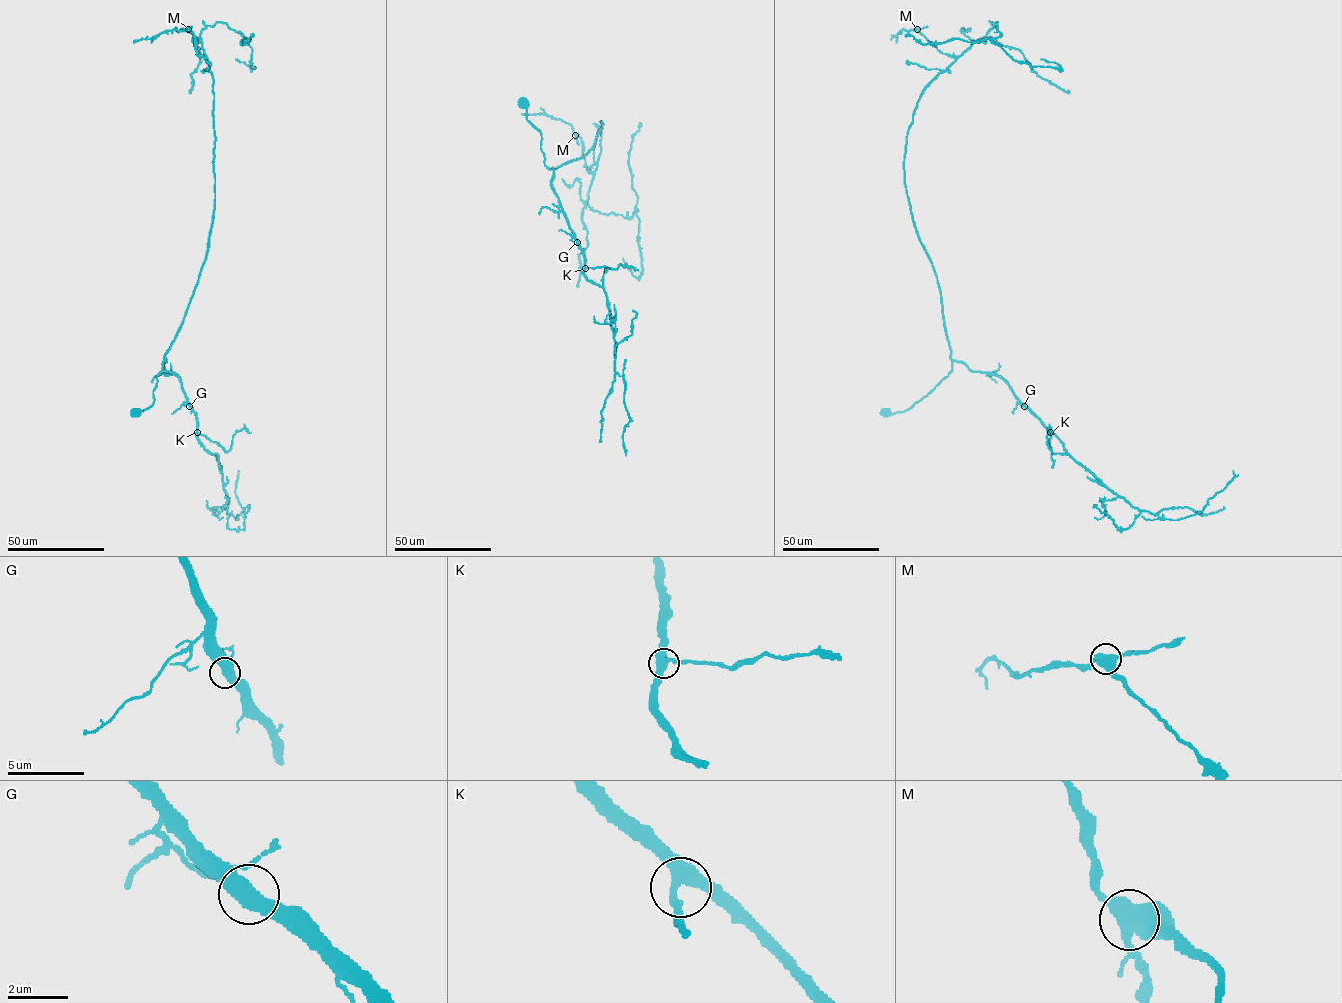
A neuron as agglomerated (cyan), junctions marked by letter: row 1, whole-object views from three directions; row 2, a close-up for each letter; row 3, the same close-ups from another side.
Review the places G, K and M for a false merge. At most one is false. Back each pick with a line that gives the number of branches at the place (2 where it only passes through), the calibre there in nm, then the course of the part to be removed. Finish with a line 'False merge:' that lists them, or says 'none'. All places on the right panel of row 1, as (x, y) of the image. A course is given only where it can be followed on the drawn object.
M: Branches: 3. Thickness 440 nm. Course of the part to remove: (917, 29), (902, 29), (895, 36), (896, 42)
False merge: M

